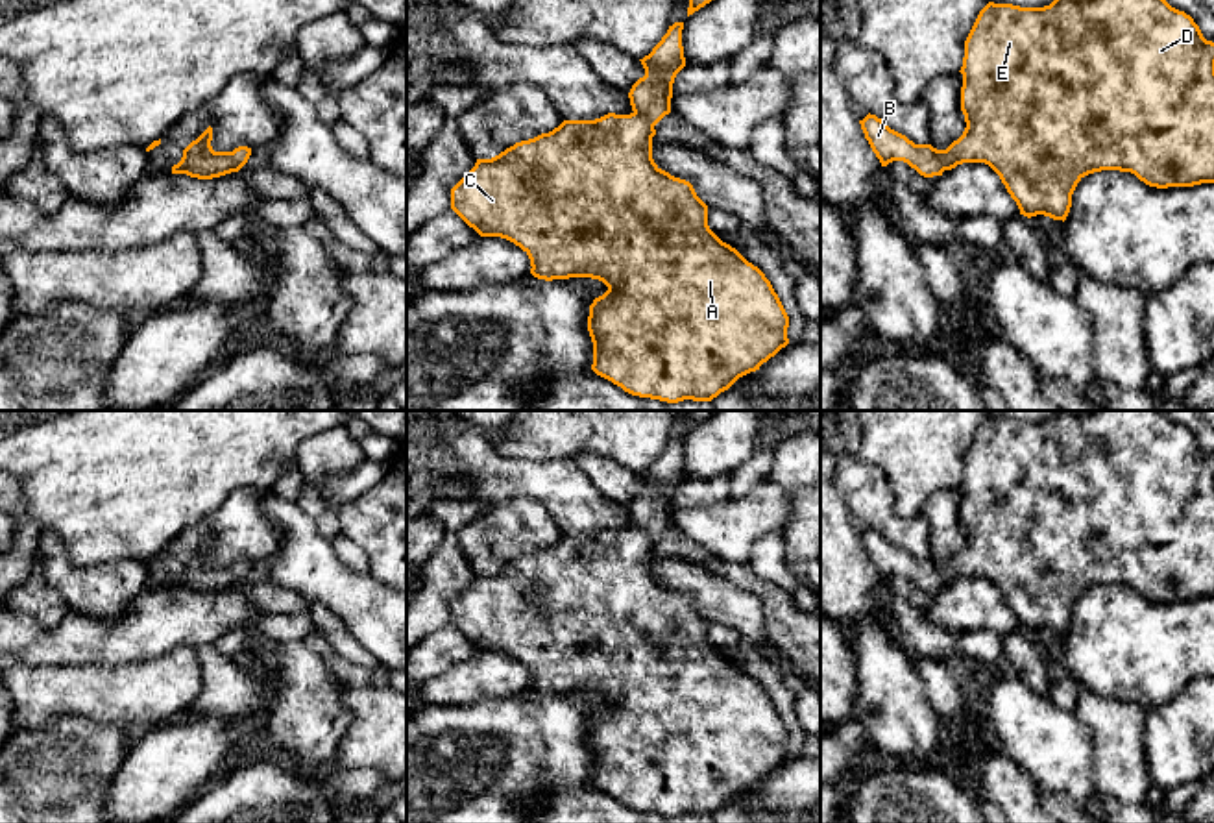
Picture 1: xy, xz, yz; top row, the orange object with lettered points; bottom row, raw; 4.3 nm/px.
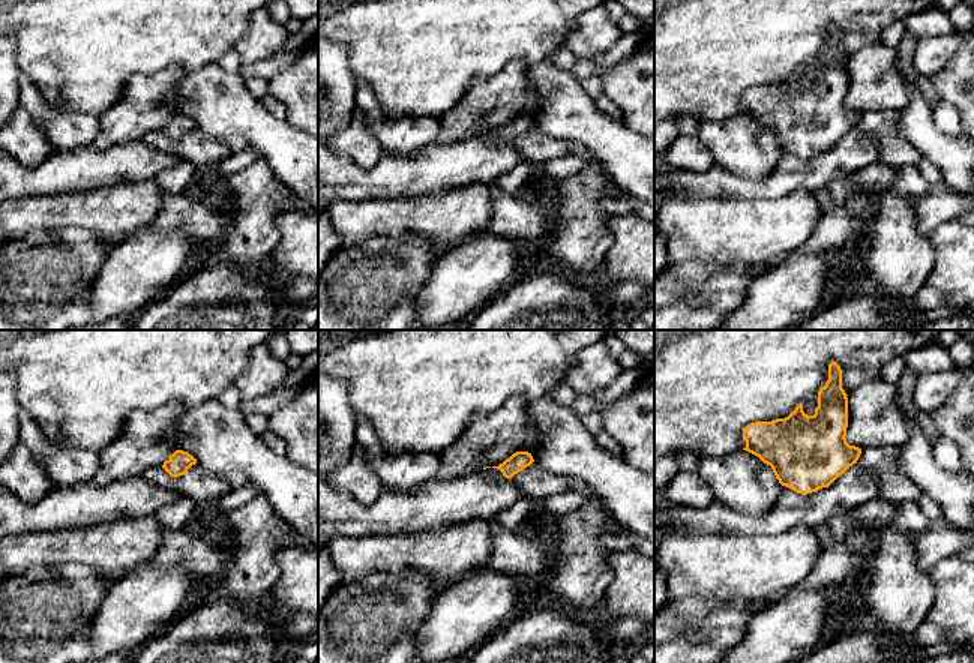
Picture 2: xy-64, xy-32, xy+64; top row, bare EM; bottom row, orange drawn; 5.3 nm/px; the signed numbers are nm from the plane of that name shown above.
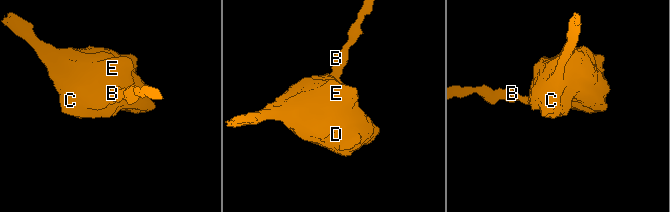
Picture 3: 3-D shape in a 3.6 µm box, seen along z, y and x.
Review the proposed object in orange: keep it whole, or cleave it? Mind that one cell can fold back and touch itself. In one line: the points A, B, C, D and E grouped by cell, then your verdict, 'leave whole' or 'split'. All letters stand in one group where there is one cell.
A B C D E; leave whole

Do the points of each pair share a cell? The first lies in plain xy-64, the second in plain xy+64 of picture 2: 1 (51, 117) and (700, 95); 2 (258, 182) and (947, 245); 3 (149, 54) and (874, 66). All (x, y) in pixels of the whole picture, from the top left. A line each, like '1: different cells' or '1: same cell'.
1: different cells
2: different cells
3: different cells

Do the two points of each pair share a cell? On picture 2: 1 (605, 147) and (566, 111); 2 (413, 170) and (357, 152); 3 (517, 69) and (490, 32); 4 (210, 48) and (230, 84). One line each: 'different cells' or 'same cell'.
1: same cell
2: different cells
3: different cells
4: different cells

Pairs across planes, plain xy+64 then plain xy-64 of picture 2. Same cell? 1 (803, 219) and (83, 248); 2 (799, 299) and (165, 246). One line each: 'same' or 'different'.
1: different
2: same

